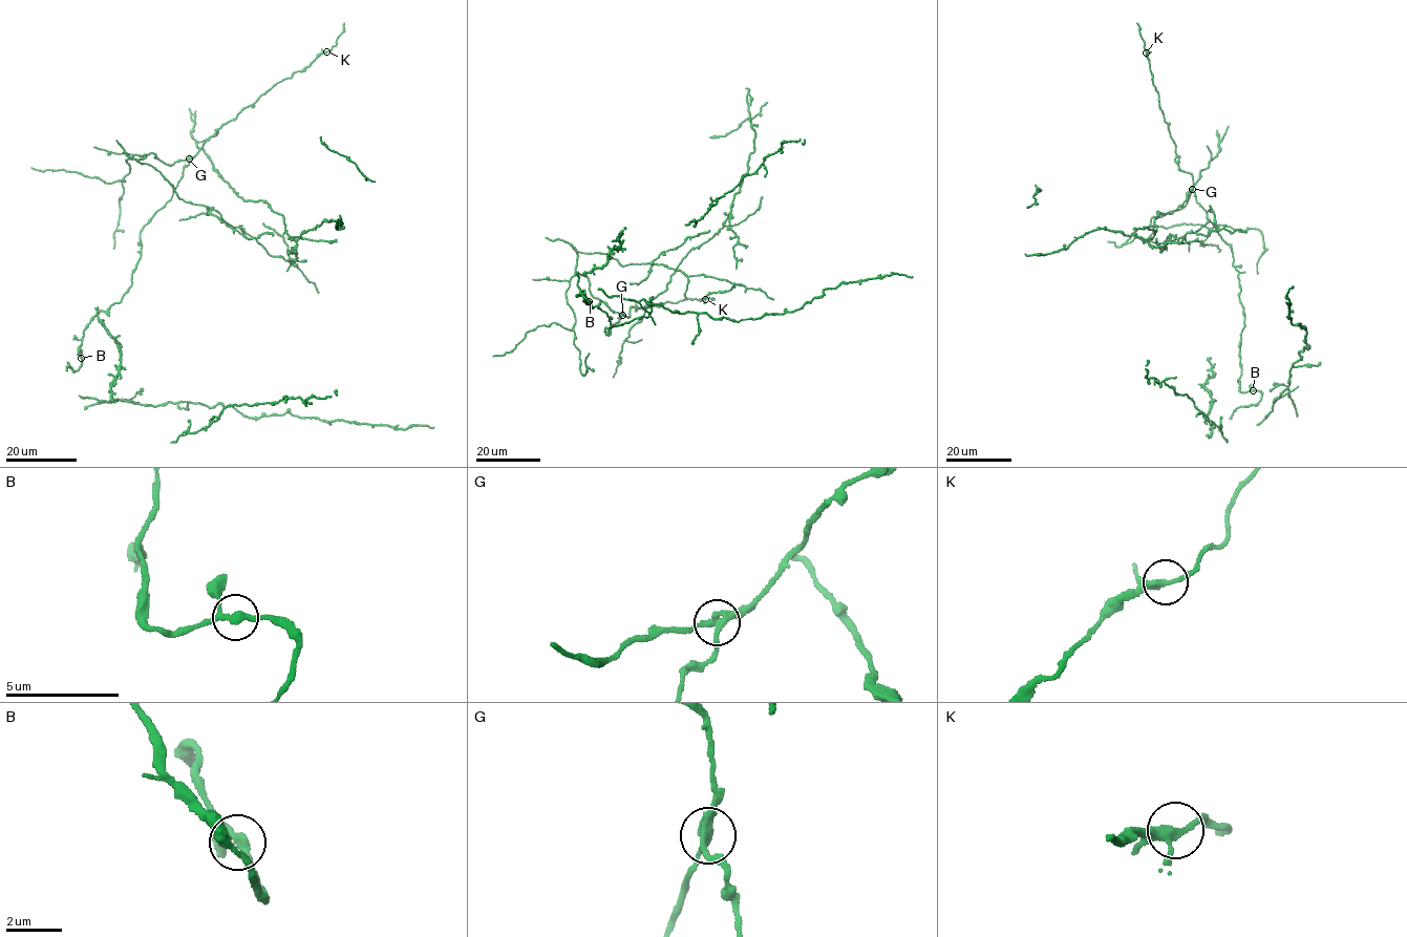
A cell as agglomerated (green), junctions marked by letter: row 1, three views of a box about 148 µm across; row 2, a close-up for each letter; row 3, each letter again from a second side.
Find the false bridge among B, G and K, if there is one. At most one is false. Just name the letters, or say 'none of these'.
G

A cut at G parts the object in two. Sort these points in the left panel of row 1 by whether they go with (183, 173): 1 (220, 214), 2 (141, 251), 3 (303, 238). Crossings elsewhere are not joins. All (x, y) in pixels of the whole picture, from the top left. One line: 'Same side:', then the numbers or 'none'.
Same side: 2, 3

